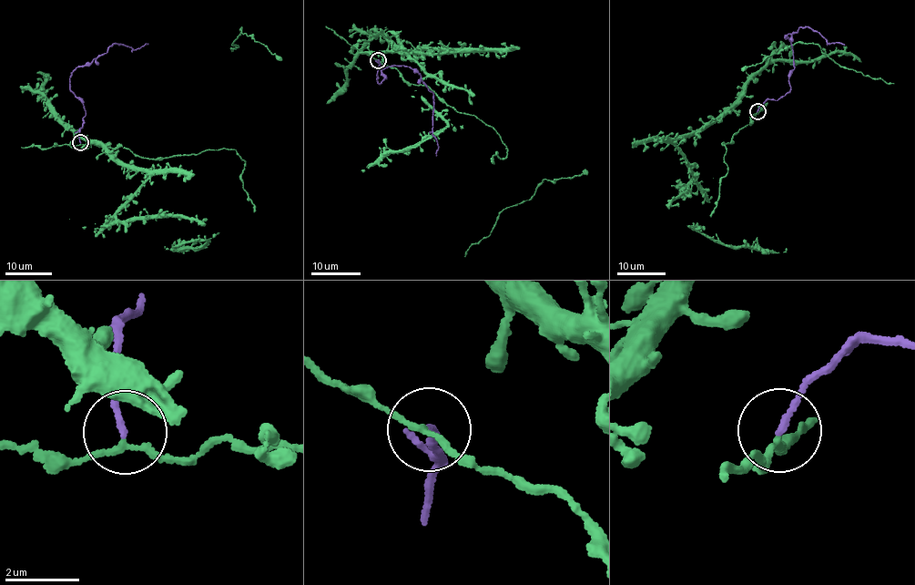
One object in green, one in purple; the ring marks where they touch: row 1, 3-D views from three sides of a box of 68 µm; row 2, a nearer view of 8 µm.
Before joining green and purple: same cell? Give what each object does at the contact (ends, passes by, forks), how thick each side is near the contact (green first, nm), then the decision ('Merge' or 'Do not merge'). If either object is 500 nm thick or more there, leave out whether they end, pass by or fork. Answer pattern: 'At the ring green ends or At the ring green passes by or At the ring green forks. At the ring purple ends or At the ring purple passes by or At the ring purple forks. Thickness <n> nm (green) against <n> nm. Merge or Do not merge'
At the ring green passes by. At the ring purple ends. Thickness 130 nm (green) against 170 nm. Do not merge

